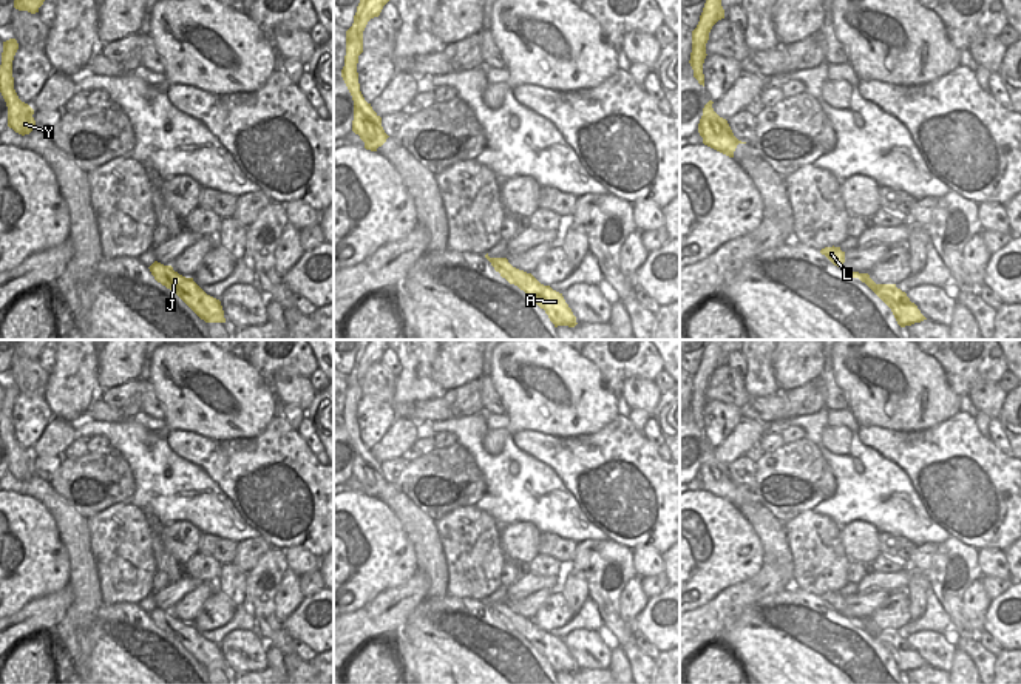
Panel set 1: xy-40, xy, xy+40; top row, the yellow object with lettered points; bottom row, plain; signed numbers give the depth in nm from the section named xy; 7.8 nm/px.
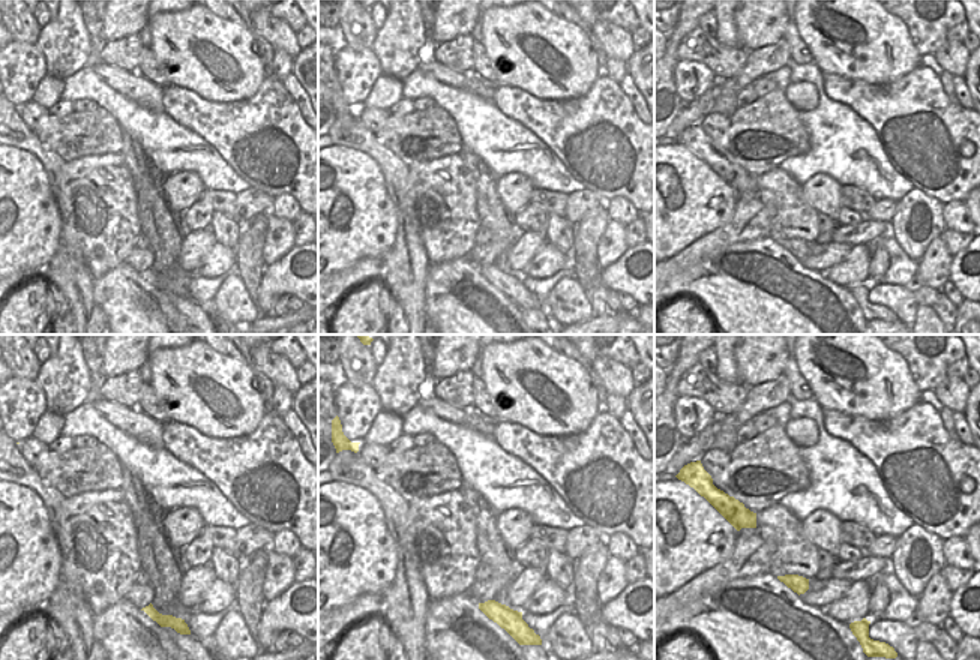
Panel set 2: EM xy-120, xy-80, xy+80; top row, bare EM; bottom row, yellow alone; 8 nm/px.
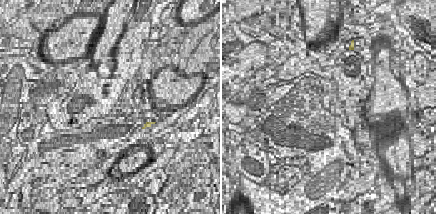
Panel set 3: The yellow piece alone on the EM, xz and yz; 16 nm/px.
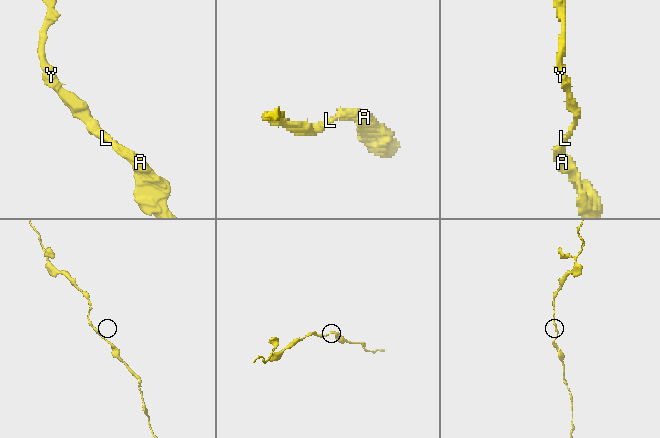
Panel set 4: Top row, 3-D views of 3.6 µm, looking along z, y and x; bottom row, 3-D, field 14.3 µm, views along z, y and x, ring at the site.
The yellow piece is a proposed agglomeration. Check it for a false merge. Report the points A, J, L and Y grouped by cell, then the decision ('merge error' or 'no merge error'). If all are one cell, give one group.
A J L Y | no merge error

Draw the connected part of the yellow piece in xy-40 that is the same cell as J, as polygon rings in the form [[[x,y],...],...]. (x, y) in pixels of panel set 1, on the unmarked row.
[[[158,607],[148,615],[158,628],[173,636],[201,665],[226,669],[221,647],[207,641],[193,624],[185,624],[175,618],[171,611]]]

